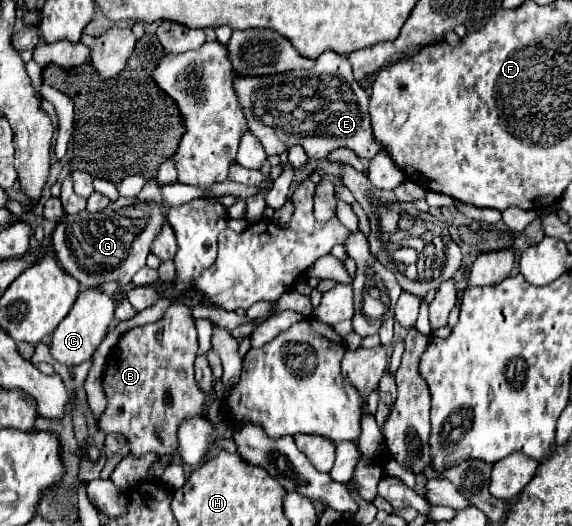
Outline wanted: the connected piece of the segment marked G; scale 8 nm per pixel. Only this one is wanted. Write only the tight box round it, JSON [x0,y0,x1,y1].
[53,180,165,286]

